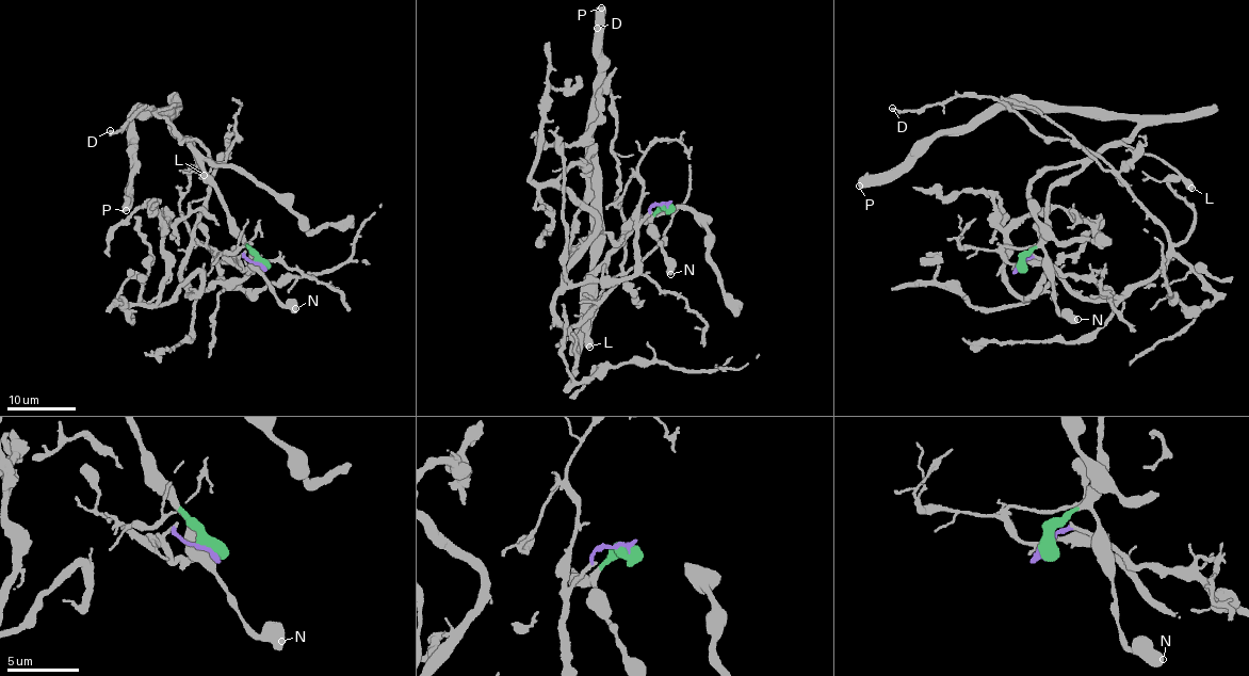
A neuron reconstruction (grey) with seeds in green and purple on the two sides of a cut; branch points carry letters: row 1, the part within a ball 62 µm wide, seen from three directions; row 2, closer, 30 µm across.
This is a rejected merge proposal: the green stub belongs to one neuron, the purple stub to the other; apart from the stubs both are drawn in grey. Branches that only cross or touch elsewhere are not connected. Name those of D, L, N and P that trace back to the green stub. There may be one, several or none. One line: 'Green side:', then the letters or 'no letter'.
Green side: L, N, P

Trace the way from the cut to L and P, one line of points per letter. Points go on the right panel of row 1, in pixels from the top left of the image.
L: (1019, 266), (1042, 235), (1049, 191), (1107, 147), (1126, 144), (1155, 155), (1172, 166), (1191, 188)
P: (1019, 266), (1042, 235), (1049, 191), (1120, 145), (1137, 122), (994, 108), (943, 130), (858, 187)

